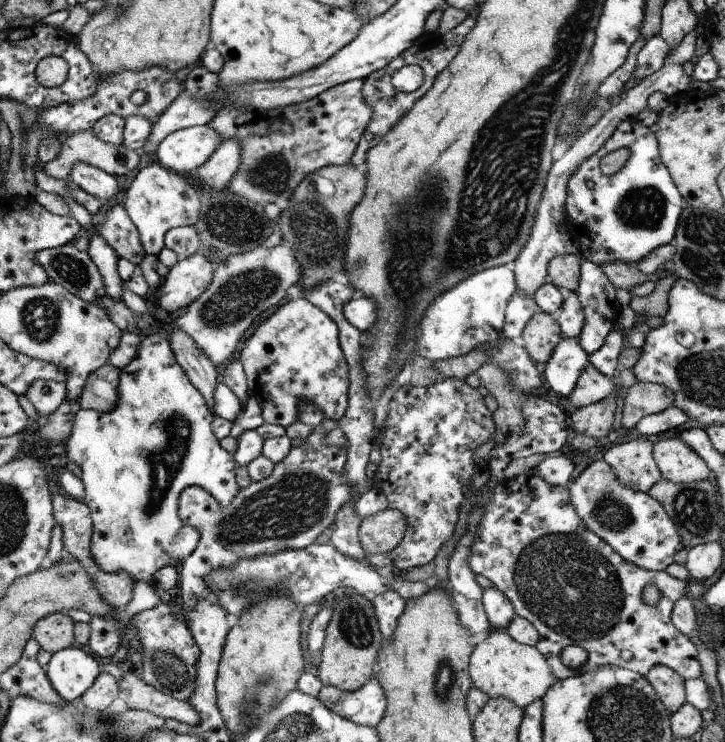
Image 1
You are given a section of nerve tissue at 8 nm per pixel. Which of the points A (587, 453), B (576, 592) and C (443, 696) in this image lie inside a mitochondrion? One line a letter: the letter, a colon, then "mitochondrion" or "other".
A: other
B: mitochondrion
C: mitochondrion

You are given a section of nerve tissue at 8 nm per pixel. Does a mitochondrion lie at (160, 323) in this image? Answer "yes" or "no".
no

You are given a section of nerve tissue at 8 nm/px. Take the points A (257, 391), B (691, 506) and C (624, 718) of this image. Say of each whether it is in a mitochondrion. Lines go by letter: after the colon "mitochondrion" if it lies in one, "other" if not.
A: other
B: mitochondrion
C: mitochondrion

